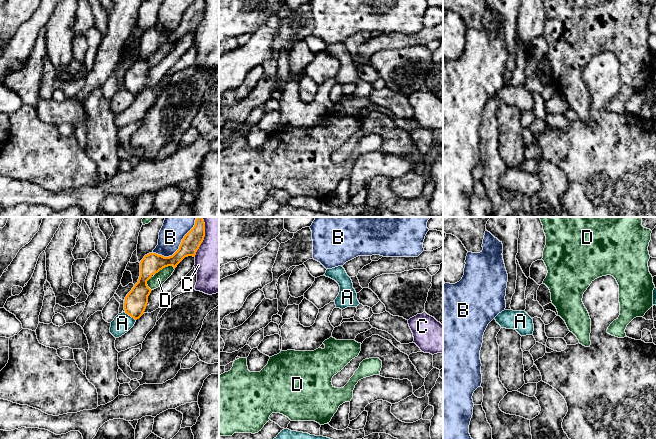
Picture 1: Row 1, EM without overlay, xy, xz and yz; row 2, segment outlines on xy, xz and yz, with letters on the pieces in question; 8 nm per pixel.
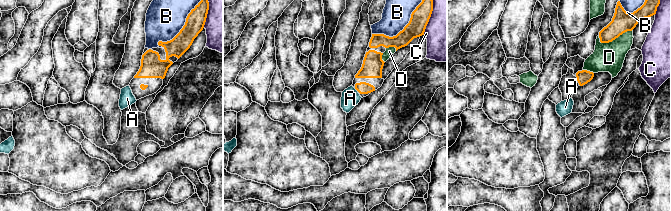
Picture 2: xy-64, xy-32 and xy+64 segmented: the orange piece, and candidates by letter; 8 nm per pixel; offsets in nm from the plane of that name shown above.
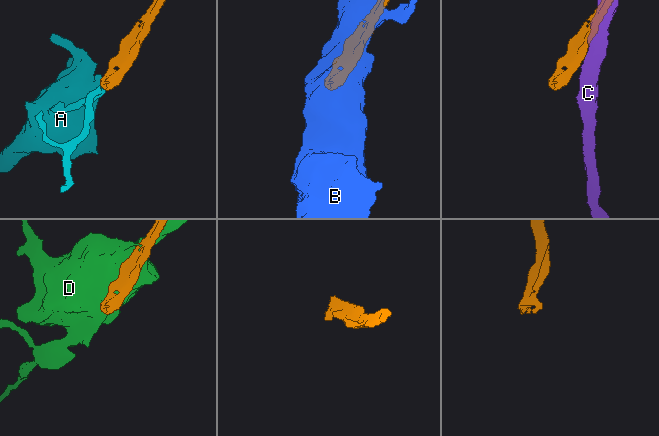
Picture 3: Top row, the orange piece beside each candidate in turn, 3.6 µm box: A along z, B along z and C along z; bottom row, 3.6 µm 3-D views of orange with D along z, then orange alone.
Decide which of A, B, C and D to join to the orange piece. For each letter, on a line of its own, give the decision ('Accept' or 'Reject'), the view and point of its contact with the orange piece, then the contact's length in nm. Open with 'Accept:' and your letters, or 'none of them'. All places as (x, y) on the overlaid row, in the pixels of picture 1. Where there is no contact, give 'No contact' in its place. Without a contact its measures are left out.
Accept: none of them
A: Reject. Touches orange at xy (130, 315). Shared border 120 nm
B: Reject. Touches orange at xy (179, 246). Shared border 460 nm
C: Reject. Touches orange at xy (204, 236). Shared border 320 nm
D: Reject. Touches orange at xy (164, 267). Shared border 170 nm

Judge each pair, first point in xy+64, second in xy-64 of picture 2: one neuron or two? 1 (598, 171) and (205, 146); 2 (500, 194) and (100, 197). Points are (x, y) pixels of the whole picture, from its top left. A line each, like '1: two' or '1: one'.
1: two
2: one

